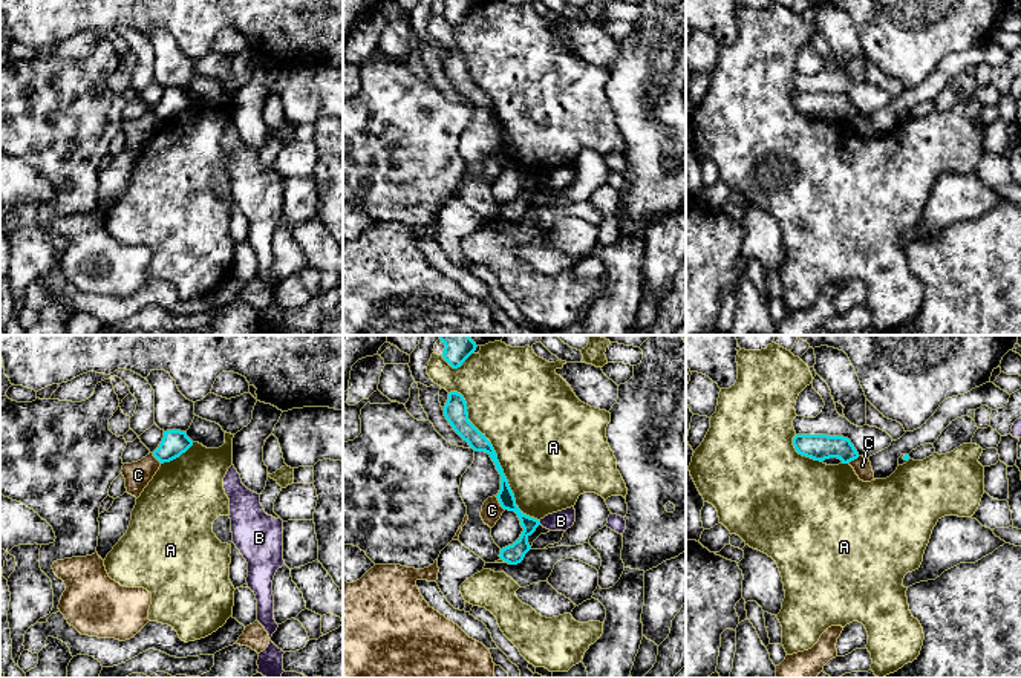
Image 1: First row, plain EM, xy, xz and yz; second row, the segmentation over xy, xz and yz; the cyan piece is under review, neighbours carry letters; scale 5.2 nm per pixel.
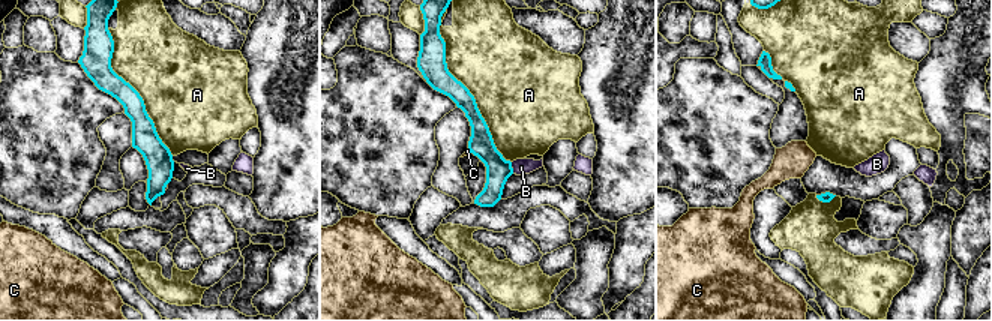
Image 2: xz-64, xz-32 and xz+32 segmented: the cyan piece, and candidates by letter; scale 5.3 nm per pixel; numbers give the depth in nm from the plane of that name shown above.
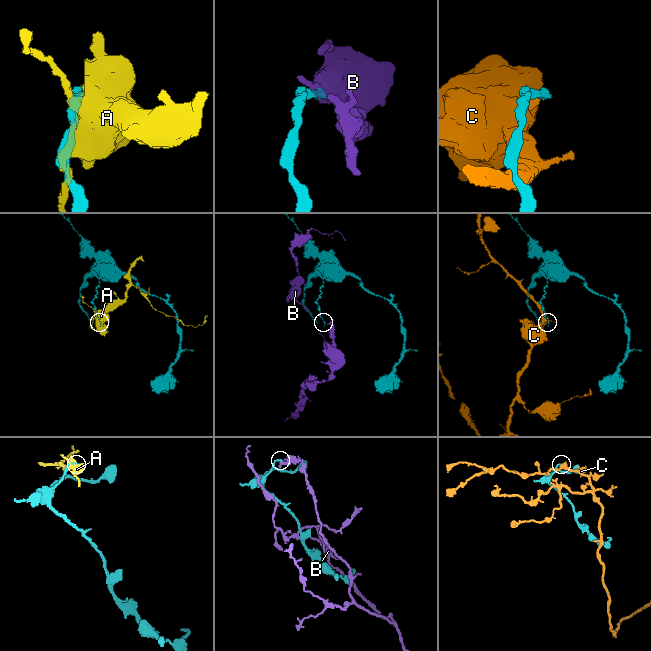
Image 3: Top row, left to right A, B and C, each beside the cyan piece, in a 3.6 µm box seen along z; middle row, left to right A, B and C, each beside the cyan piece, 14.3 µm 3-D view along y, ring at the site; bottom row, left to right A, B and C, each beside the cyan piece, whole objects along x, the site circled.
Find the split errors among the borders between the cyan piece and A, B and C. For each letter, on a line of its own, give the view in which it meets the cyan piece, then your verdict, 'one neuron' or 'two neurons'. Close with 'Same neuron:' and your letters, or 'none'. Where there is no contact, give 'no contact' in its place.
A: meets cyan in xz; two neurons
B: meets cyan in xz; two neurons
C: meets cyan in xz; two neurons
Same neuron: none

